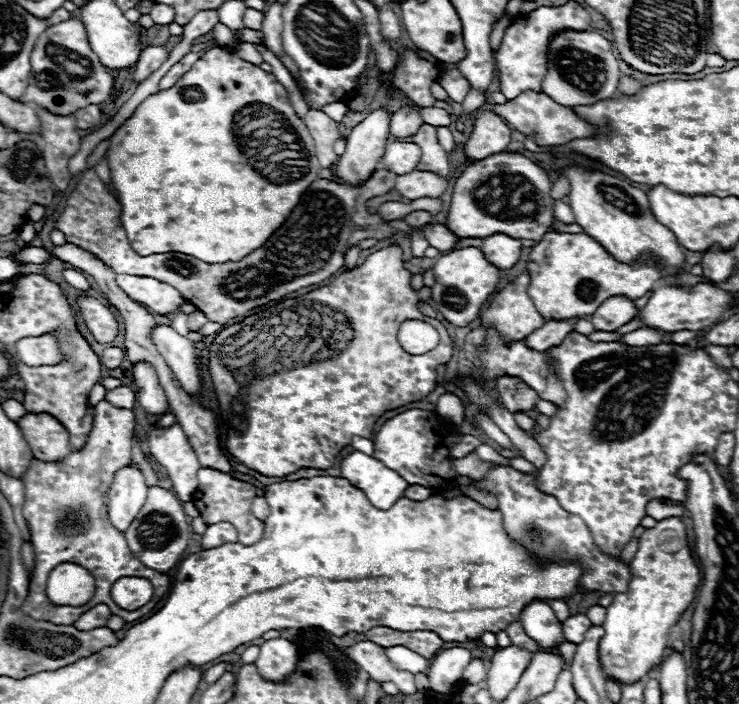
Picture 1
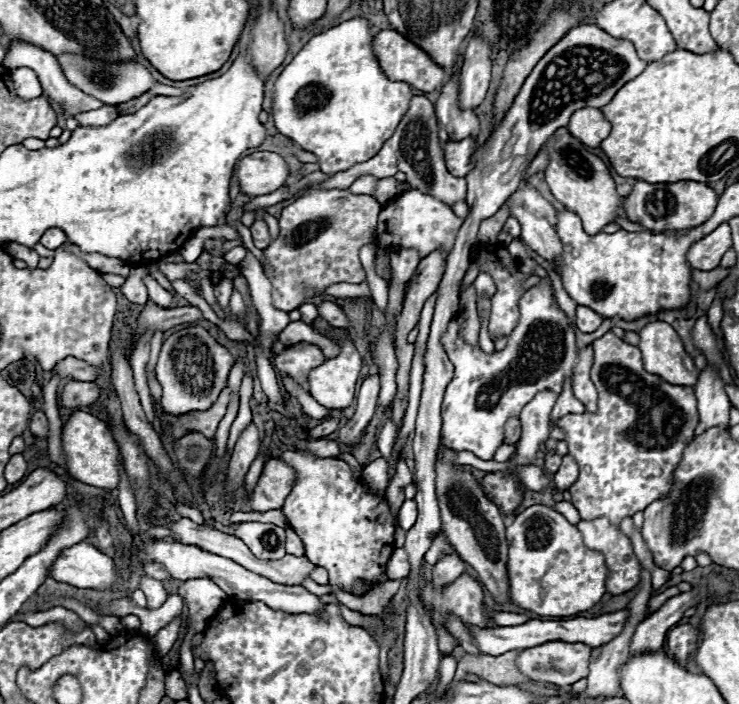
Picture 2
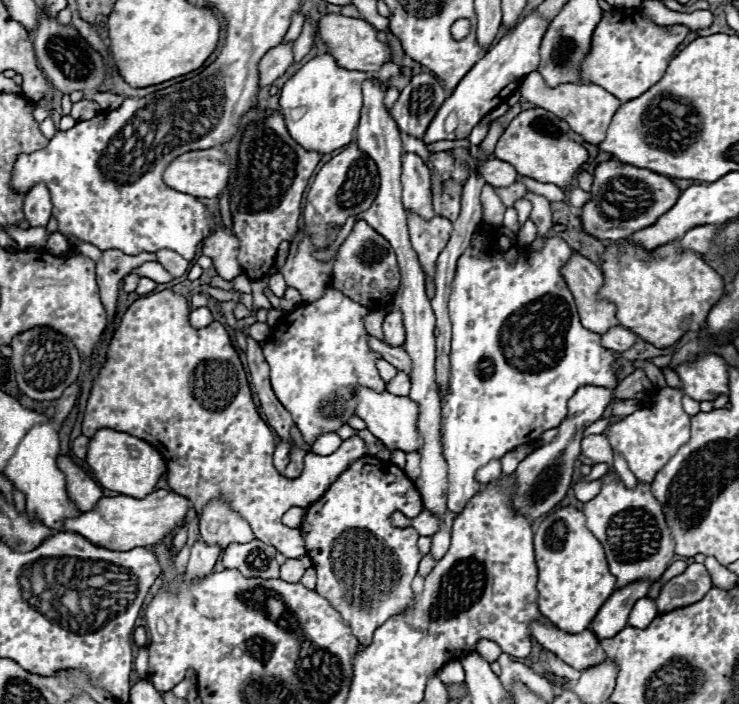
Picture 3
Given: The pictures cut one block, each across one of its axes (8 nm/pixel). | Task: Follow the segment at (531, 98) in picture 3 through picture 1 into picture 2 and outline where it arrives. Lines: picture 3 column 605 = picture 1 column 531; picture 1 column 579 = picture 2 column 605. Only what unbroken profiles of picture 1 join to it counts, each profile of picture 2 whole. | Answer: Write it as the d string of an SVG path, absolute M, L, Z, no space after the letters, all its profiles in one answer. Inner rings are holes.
M580 108L568 122L568 130L572 132L572 136L582 140L582 144L590 148L596 148L610 134L610 128L612 124L598 108Z

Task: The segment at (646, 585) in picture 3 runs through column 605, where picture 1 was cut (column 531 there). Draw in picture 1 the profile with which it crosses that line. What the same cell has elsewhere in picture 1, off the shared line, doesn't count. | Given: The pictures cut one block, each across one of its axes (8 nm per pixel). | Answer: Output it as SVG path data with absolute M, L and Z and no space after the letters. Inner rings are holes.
M534 600L528 608L524 608L520 624L524 626L526 634L544 650L556 648L560 642L566 640L562 622L556 620L552 608L542 600Z

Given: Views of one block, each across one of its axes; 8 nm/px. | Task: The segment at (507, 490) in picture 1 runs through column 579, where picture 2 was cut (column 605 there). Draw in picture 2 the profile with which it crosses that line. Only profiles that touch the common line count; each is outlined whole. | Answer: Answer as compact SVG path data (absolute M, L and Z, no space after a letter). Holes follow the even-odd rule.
M608 518L580 520L578 530L584 536L584 544L604 554L610 576L606 580L606 590L610 594L624 594L638 586L642 564L638 562L632 542L624 536Z

